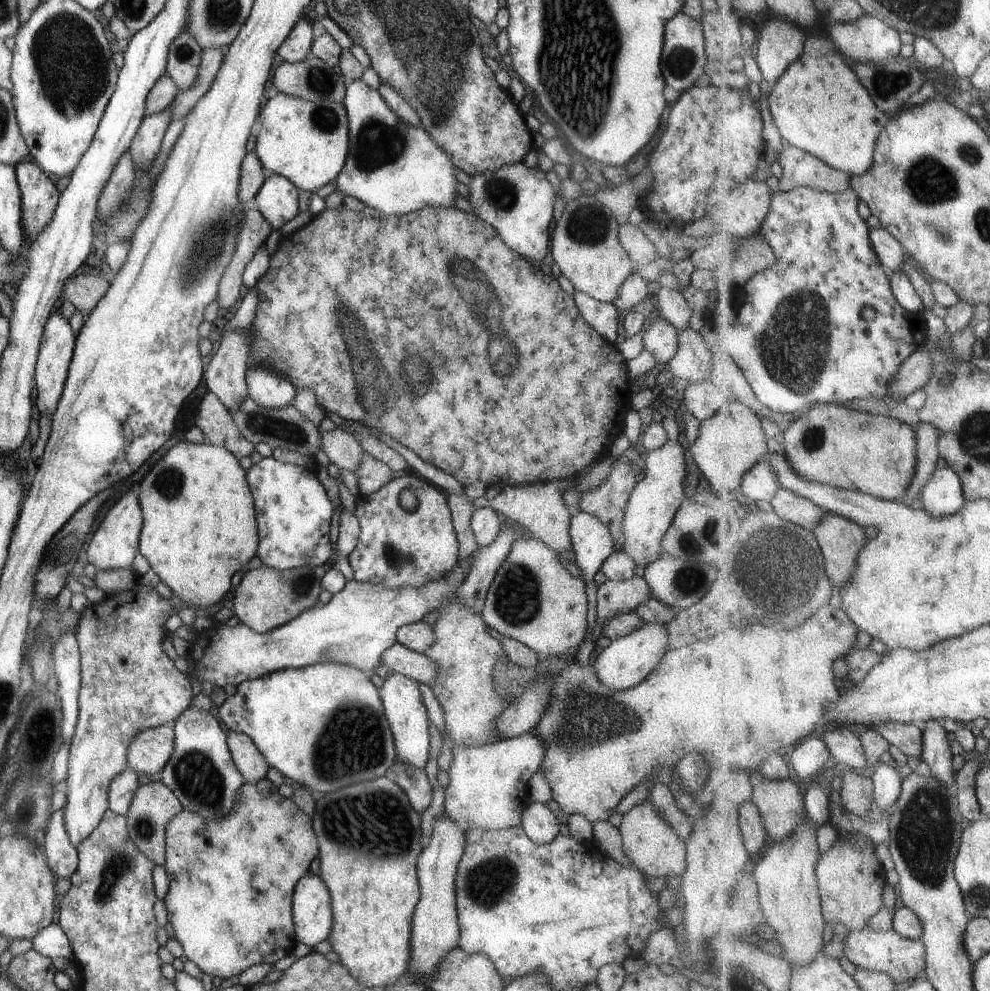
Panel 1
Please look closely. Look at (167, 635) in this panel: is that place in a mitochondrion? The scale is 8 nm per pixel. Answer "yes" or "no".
no

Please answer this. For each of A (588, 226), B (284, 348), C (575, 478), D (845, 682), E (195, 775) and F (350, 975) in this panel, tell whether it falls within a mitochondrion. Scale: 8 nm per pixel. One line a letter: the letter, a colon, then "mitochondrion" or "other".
A: mitochondrion
B: mitochondrion
C: other
D: other
E: mitochondrion
F: other

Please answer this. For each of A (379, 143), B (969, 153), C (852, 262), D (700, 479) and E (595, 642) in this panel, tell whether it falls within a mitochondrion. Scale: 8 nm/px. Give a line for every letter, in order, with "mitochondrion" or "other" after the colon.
A: mitochondrion
B: mitochondrion
C: other
D: other
E: other

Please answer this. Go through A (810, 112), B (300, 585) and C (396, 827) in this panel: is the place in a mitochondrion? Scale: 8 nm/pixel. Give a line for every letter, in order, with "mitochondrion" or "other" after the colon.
A: other
B: mitochondrion
C: mitochondrion

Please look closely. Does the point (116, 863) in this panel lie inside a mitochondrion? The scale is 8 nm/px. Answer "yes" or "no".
yes

